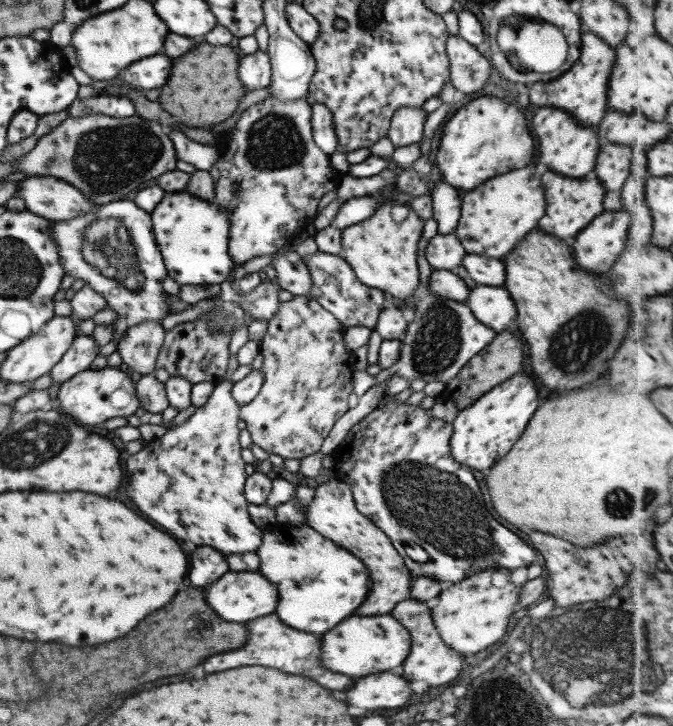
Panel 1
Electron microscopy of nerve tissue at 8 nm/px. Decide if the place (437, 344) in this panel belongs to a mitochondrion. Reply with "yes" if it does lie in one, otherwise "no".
yes

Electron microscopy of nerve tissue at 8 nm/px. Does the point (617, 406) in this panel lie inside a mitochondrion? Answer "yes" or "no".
no

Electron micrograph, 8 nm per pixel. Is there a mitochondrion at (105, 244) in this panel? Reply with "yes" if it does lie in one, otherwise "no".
yes

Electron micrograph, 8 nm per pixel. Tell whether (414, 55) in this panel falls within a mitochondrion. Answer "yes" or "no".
no

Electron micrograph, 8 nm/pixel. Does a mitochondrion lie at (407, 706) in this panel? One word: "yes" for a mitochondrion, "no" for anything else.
no

